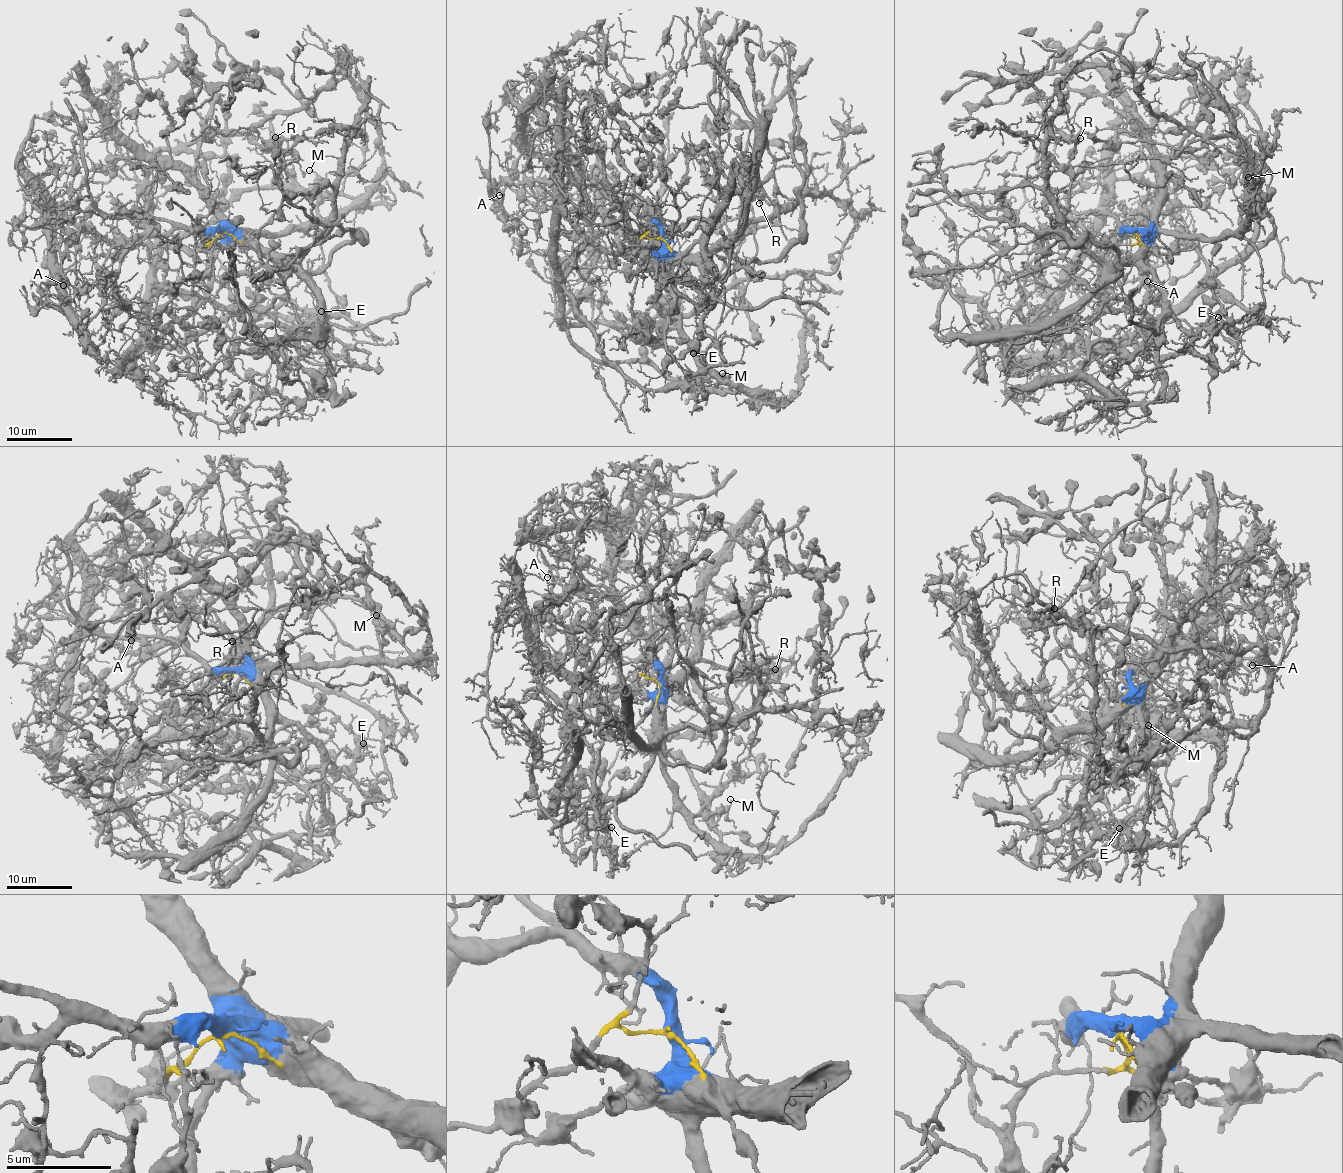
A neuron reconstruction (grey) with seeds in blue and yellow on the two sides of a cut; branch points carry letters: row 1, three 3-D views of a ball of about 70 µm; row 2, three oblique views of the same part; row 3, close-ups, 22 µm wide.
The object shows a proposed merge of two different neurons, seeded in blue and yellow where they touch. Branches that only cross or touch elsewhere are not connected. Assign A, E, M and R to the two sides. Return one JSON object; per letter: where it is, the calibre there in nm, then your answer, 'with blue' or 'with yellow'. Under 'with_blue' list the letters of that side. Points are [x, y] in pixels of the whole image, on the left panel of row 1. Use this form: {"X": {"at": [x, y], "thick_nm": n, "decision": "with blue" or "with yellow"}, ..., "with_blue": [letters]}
{"A": {"at": [63, 285], "thick_nm": 100, "decision": "with blue"}, "E": {"at": [321, 311], "thick_nm": 130, "decision": "with blue"}, "M": {"at": [309, 170], "thick_nm": 130, "decision": "with blue"}, "R": {"at": [275, 137], "thick_nm": 240, "decision": "with yellow"}, "with_blue": ["A", "E", "M"]}

